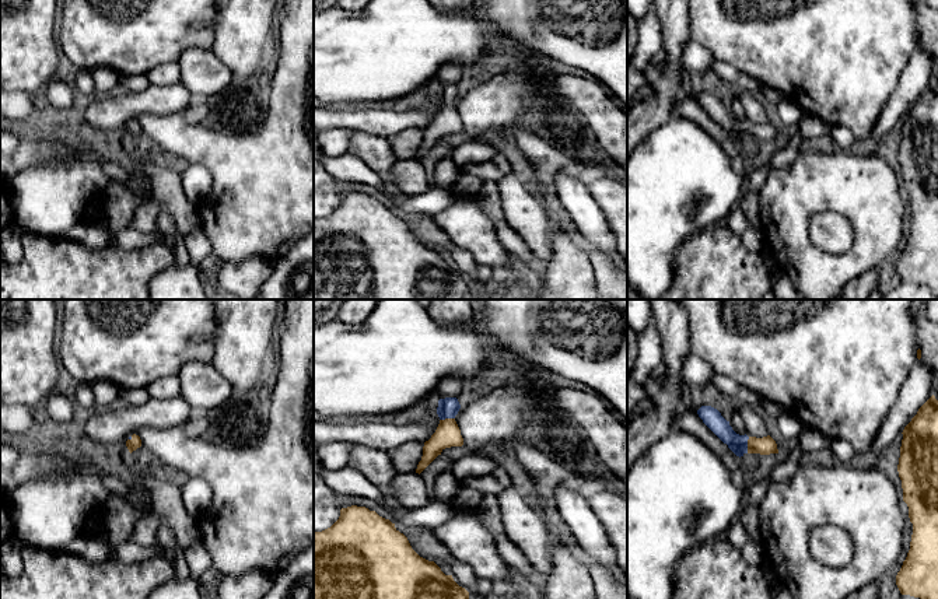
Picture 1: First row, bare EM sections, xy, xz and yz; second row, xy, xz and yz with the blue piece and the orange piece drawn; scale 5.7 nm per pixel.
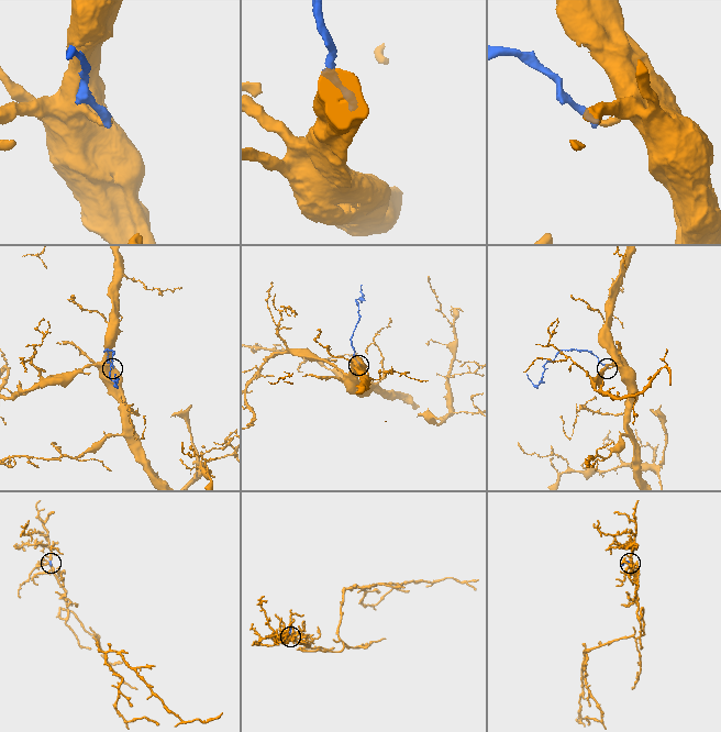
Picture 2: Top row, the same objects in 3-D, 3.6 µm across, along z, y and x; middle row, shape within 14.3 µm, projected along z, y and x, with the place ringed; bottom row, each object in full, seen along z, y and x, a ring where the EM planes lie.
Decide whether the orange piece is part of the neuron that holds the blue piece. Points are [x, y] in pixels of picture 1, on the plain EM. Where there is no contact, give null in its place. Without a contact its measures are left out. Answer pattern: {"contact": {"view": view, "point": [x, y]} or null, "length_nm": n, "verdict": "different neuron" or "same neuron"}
{"contact": {"view": "yz", "point": [746, 132]}, "length_nm": 100, "verdict": "same neuron"}

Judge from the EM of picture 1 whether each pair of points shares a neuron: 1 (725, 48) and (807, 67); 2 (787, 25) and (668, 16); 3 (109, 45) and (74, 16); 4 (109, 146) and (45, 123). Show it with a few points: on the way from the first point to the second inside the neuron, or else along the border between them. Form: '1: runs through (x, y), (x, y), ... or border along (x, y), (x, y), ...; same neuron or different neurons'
1: runs through (745, 48), (787, 48); same neuron
2: border along (689, 14), (690, 38); different neurons
3: runs through (101, 37), (83, 18); same neuron
4: runs through (94, 139), (70, 130), (60, 130); same neuron

